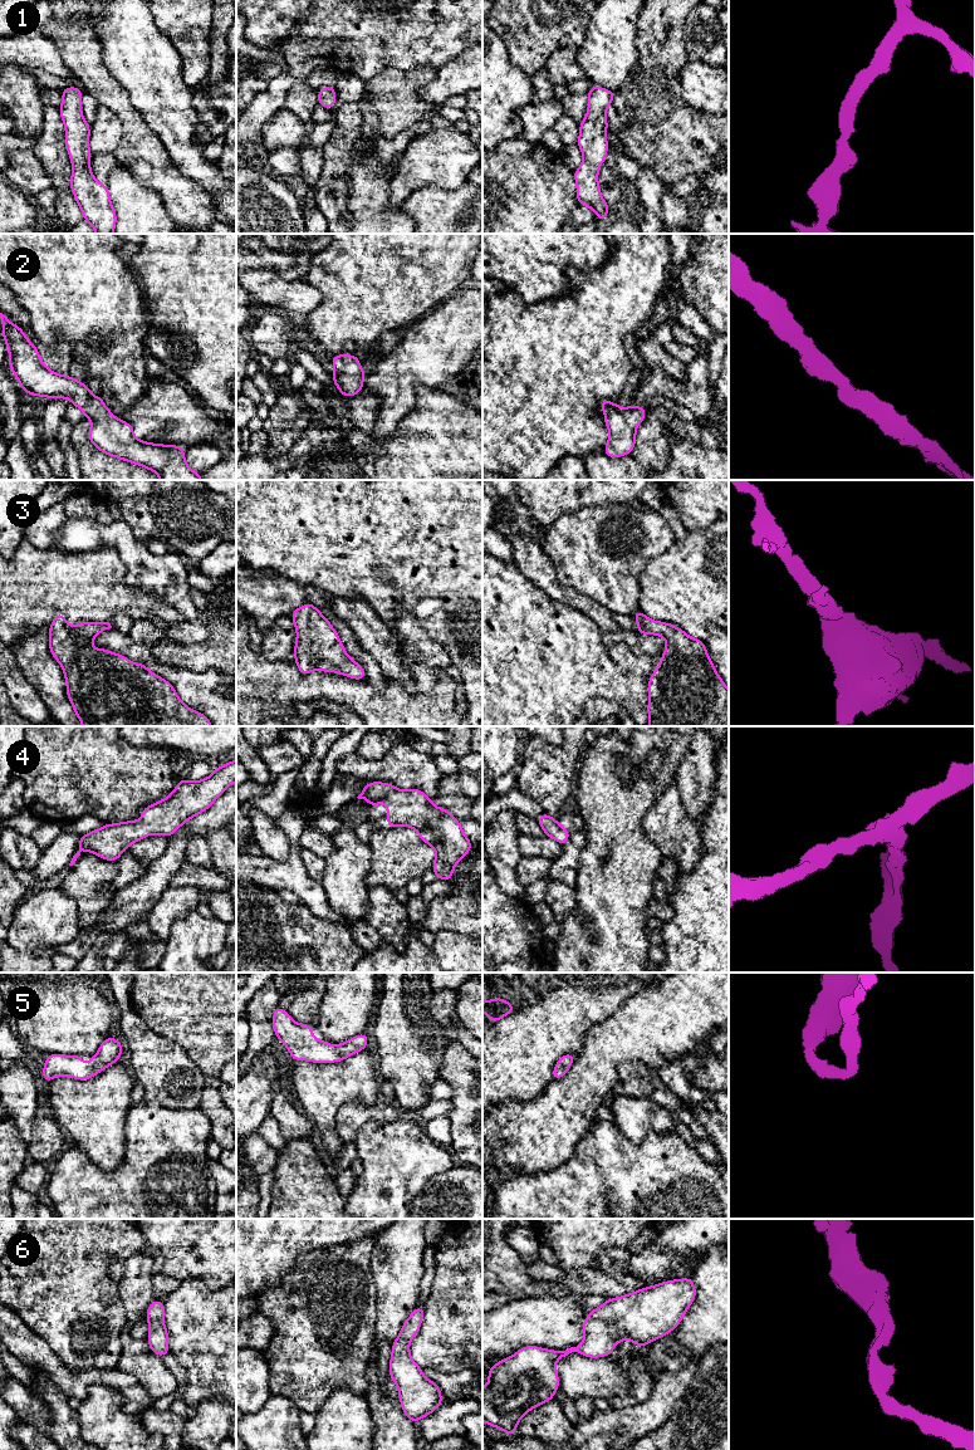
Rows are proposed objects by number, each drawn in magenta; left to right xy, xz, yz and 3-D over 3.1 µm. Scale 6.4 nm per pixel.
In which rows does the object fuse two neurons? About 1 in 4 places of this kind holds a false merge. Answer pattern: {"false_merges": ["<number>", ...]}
{"false_merges": []}

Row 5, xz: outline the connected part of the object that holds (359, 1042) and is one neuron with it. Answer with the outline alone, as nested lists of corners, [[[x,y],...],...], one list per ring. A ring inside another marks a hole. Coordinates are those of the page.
[[[276,1006],[273,1013],[275,1037],[283,1042],[295,1062],[334,1063],[347,1059],[368,1045],[366,1033],[352,1037],[347,1042],[328,1045],[325,1039],[313,1039],[313,1027],[295,1023],[286,1010]]]

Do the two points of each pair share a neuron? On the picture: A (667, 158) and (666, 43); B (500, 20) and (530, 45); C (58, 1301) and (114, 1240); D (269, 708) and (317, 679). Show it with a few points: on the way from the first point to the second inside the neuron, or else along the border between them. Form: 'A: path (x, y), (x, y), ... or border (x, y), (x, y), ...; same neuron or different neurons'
A: path (662, 130), (662, 72); same neuron
B: path (508, 23), (523, 38); same neuron
C: path (68, 1284), (98, 1252); same neuron
D: path (280, 696), (288, 689), (305, 689); same neuron

